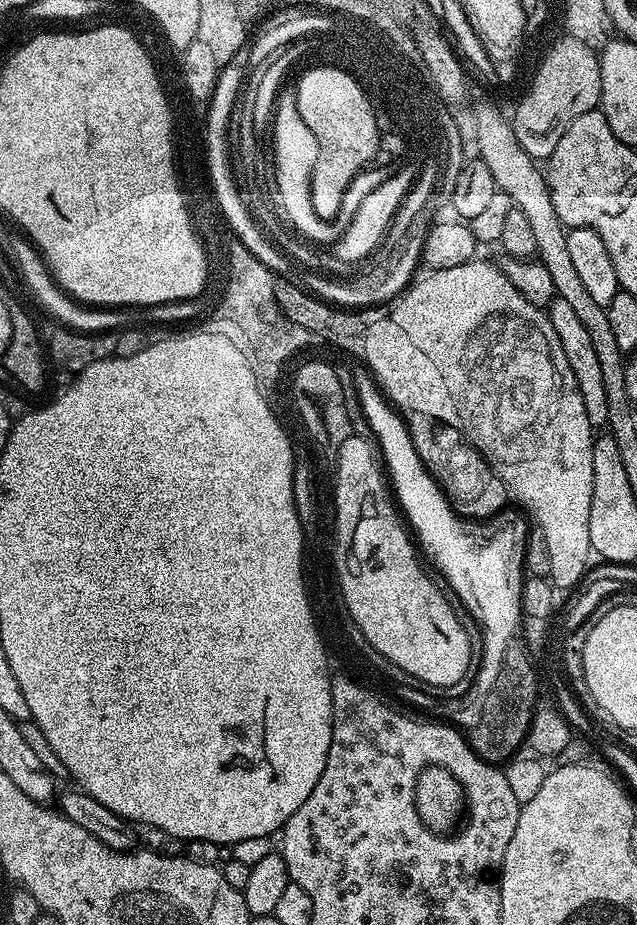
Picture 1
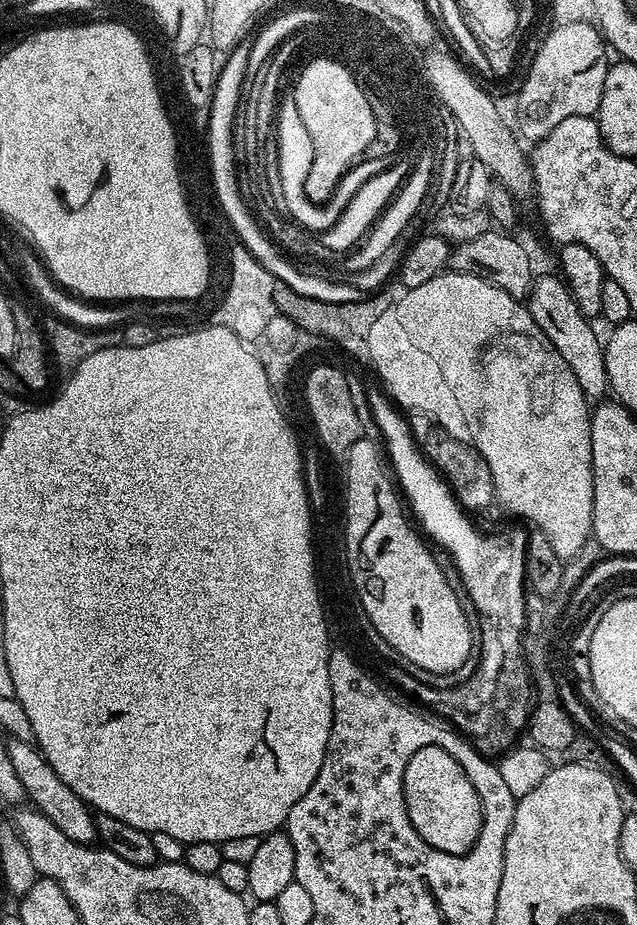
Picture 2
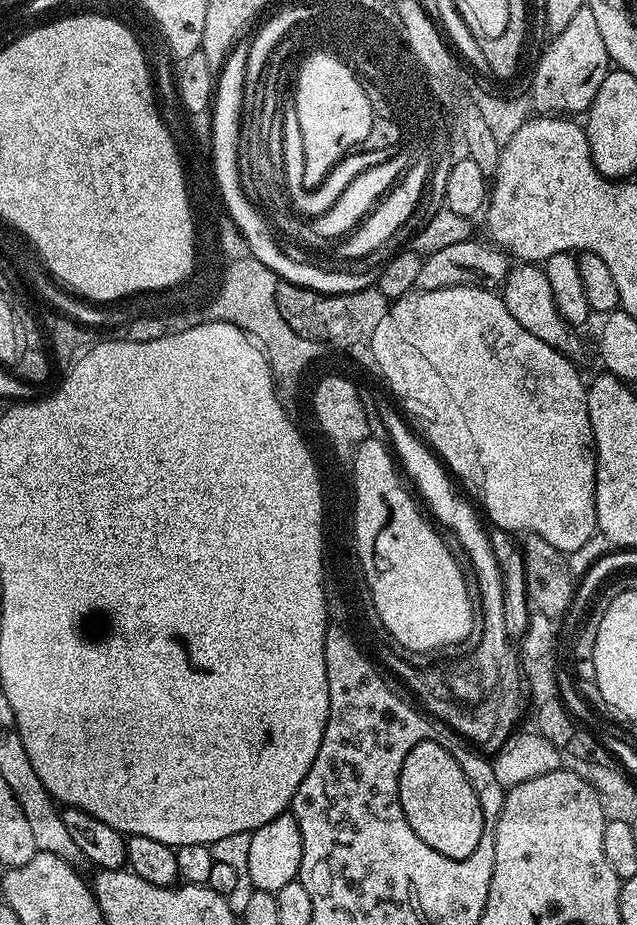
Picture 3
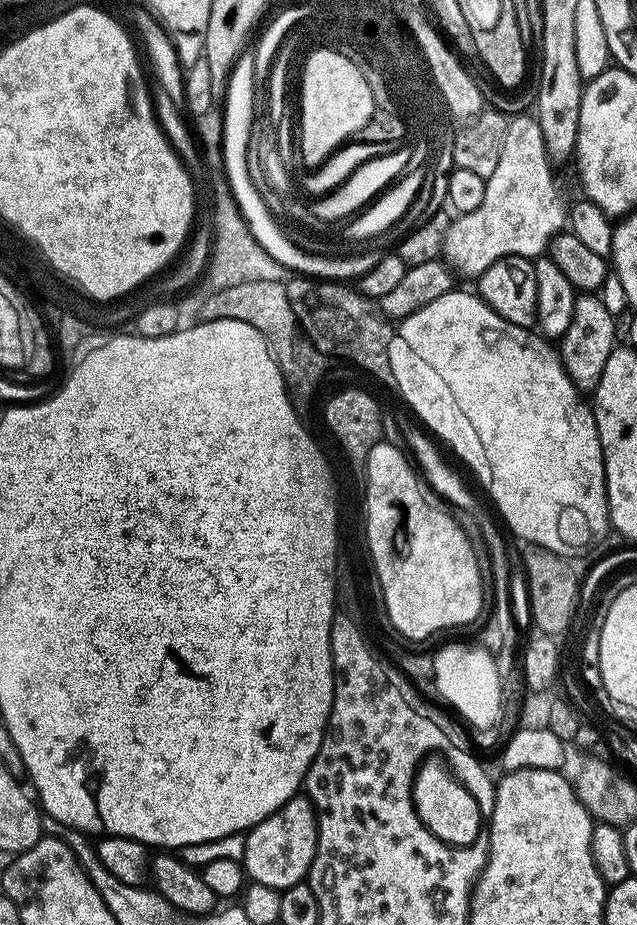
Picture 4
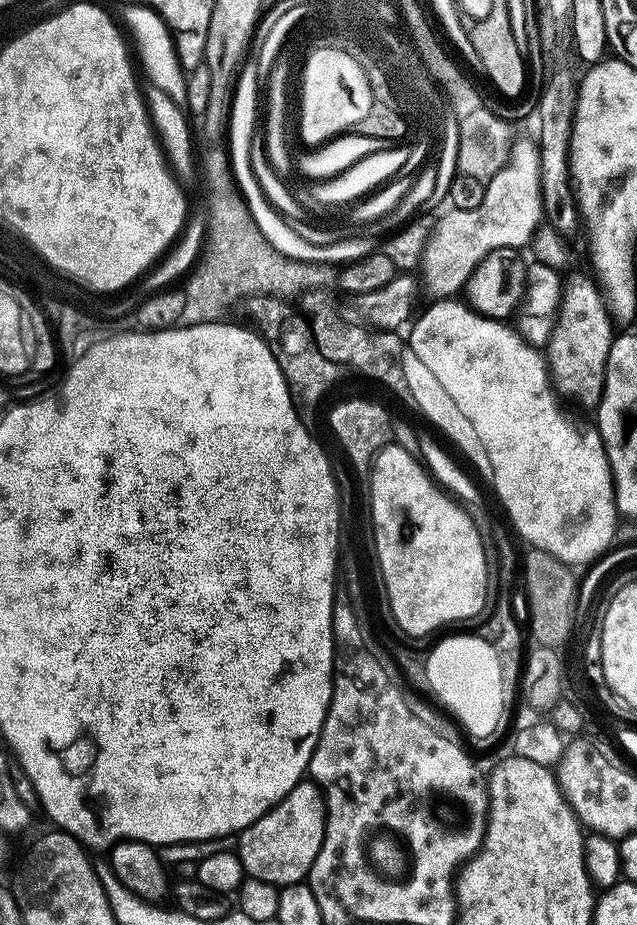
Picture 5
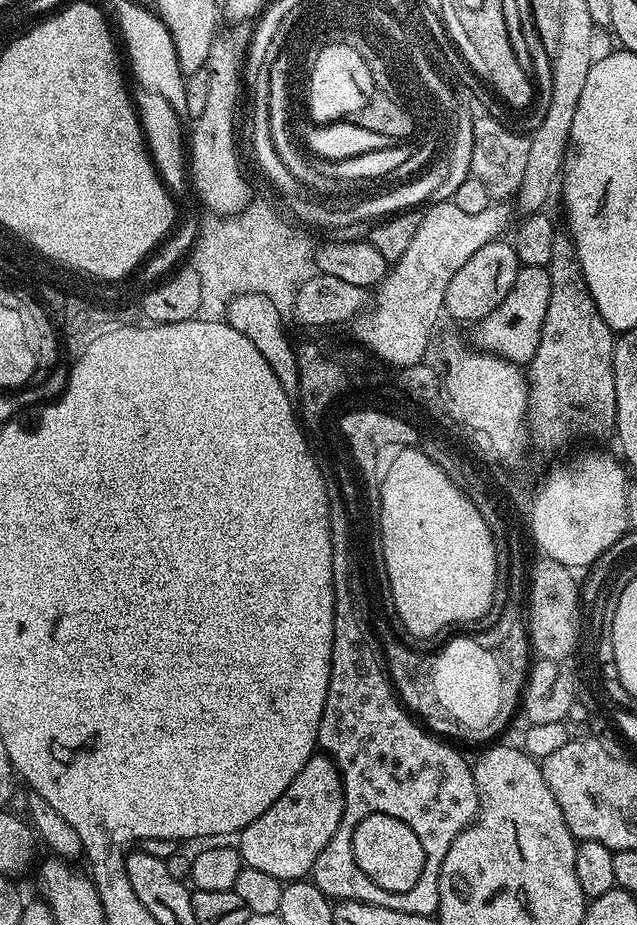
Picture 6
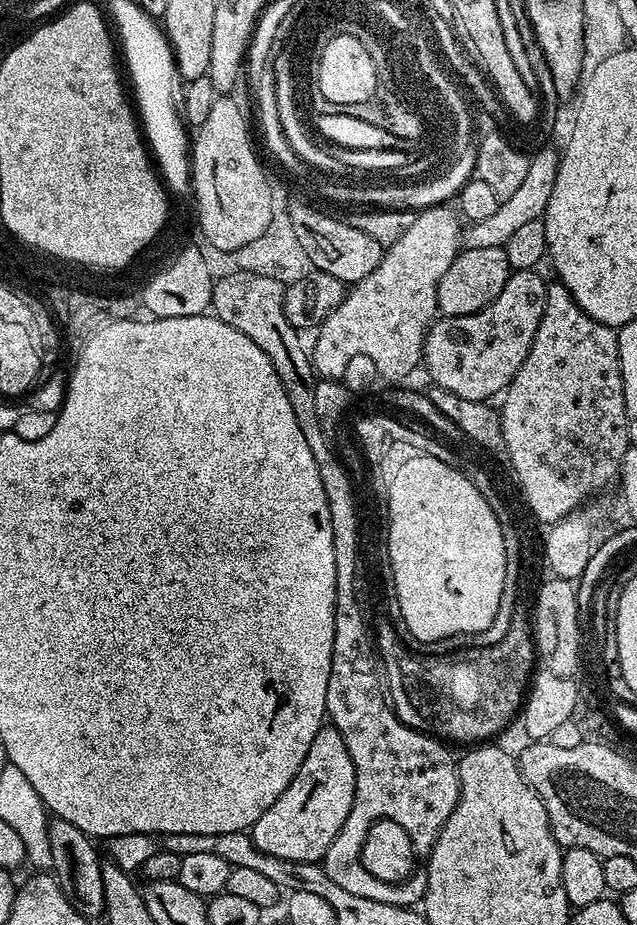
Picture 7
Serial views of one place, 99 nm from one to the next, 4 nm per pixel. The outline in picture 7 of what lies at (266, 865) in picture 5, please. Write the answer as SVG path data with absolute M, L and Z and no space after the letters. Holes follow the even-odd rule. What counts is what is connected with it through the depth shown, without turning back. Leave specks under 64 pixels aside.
M322 727L314 742L310 742L310 750L290 786L286 786L274 806L270 806L270 810L266 810L266 814L252 824L252 841L258 850L274 854L274 858L286 858L290 862L303 864L323 861L350 814L355 793L356 771L350 750L346 748L338 729Z

